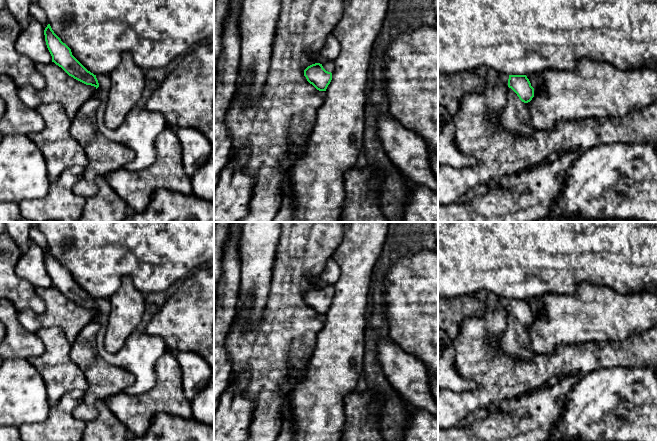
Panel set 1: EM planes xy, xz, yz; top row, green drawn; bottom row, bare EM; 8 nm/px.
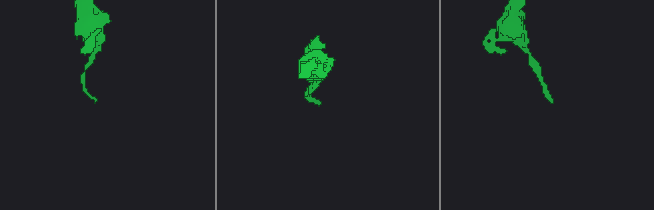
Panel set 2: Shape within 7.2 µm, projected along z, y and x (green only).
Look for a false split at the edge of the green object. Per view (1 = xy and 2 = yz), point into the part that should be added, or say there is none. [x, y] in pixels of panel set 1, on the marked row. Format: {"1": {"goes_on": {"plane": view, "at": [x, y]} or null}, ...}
{"1": {"goes_on": {"plane": "xy", "at": [141, 127]}}, "2": {"goes_on": {"plane": "yz", "at": [515, 119]}}}

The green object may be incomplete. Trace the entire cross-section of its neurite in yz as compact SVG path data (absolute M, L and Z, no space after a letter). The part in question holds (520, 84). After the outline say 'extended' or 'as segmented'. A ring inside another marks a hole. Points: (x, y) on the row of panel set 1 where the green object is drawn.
M499 74L499 77L506 87L507 98L500 127L512 134L531 135L534 130L529 125L527 103L534 97L534 88L526 75Z; extended

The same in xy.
M50 24L45 28L44 35L52 62L74 79L99 89L97 97L101 102L96 111L99 132L107 139L129 147L135 153L135 158L126 164L124 169L137 172L149 167L156 159L155 140L167 127L164 116L139 104L131 109L119 127L109 129L104 124L104 111L111 87L109 75L94 75L88 71L72 55L71 49L54 33Z; extended

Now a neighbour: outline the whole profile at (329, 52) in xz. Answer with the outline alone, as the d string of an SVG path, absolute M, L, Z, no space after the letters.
M328 35L325 45L319 51L316 59L320 64L334 61L340 53L340 44L338 40L332 35Z

